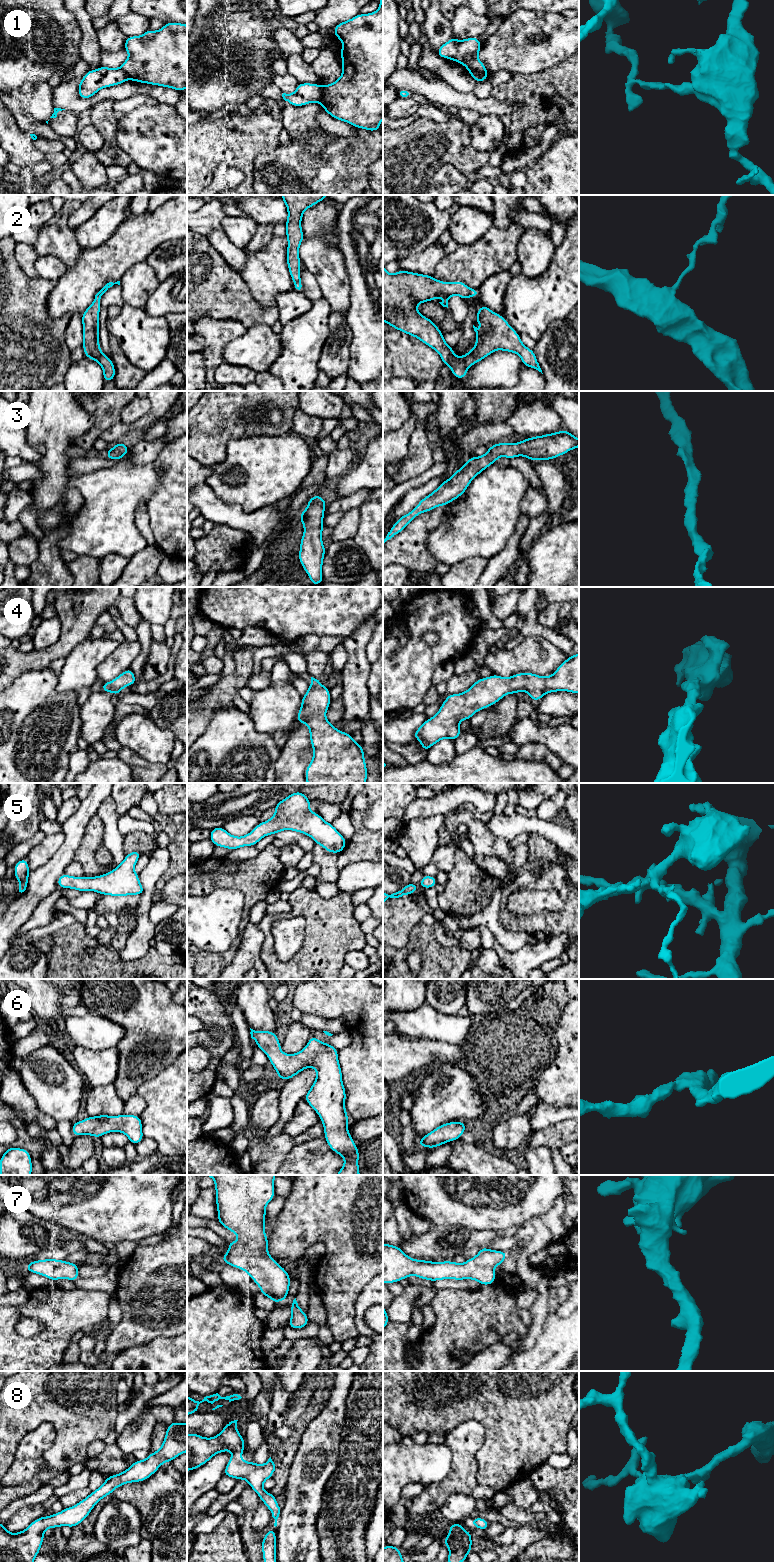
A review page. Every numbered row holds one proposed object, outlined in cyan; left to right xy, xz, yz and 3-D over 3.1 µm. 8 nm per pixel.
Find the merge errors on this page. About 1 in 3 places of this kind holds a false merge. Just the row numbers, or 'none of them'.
1, 2

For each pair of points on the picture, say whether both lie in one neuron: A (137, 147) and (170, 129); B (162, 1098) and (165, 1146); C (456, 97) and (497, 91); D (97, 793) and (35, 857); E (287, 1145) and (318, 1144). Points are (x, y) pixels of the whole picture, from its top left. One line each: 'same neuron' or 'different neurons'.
A: same neuron
B: same neuron
C: different neurons
D: different neurons
E: different neurons

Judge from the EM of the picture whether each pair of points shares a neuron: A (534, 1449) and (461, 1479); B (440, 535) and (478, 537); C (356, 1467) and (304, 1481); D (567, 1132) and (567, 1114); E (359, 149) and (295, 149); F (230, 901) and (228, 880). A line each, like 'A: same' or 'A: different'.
A: different
B: same
C: different
D: different
E: same
F: different

